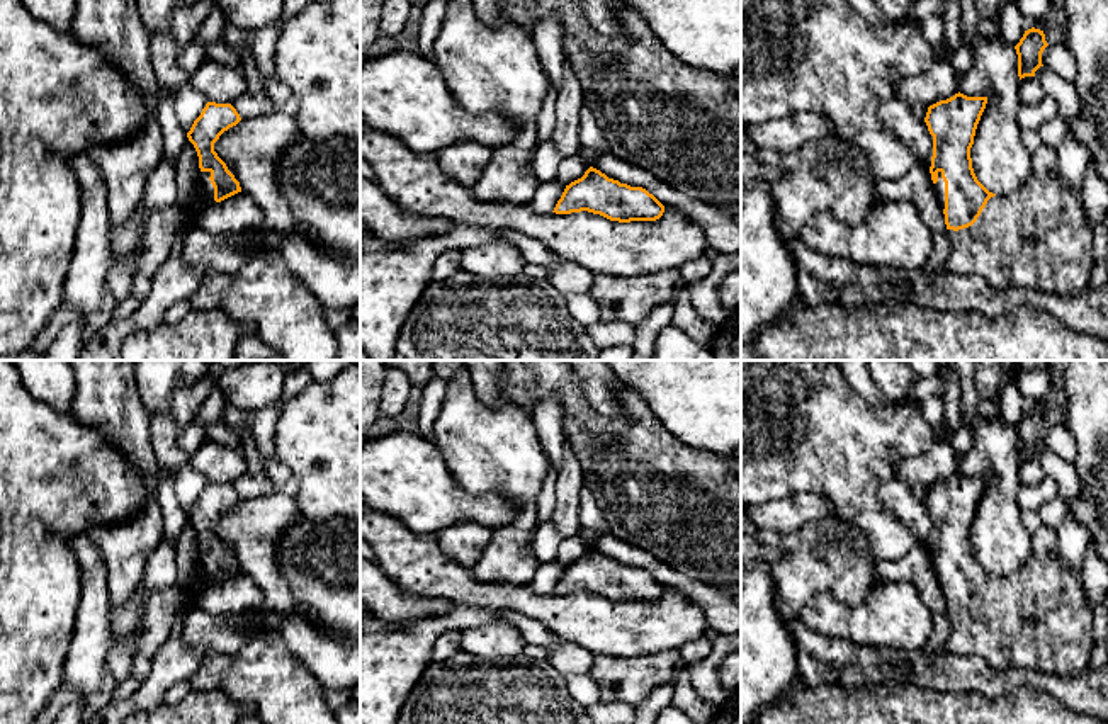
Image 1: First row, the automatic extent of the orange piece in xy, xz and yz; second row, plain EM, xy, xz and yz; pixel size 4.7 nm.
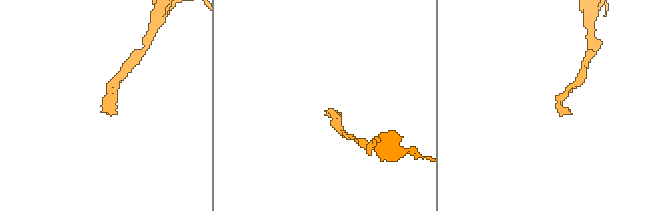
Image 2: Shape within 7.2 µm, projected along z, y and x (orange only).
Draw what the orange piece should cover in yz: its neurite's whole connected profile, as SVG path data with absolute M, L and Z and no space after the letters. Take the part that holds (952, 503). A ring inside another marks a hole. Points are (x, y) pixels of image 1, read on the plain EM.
M955 474L928 488L924 503L933 517L931 561L945 595L950 636L943 648L955 656L979 656L994 671L1008 668L1077 676L1091 670L1093 614L1081 568L1064 568L1055 551L1032 556L1016 573L996 576L975 557L970 529L987 478Z

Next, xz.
M590 547L585 556L566 566L552 593L571 595L588 591L610 602L656 602L664 586L646 569L630 568L608 559Z

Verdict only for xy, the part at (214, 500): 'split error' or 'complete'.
split error

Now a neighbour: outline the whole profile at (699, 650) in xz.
M700 637L697 641L692 641L681 646L678 653L680 653L681 663L688 666L705 659L712 653L712 649L714 649L714 642L710 642L705 637Z

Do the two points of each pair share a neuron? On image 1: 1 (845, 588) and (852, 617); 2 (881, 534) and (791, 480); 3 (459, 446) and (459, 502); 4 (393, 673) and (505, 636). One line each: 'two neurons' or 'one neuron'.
1: two neurons
2: one neuron
3: two neurons
4: two neurons

